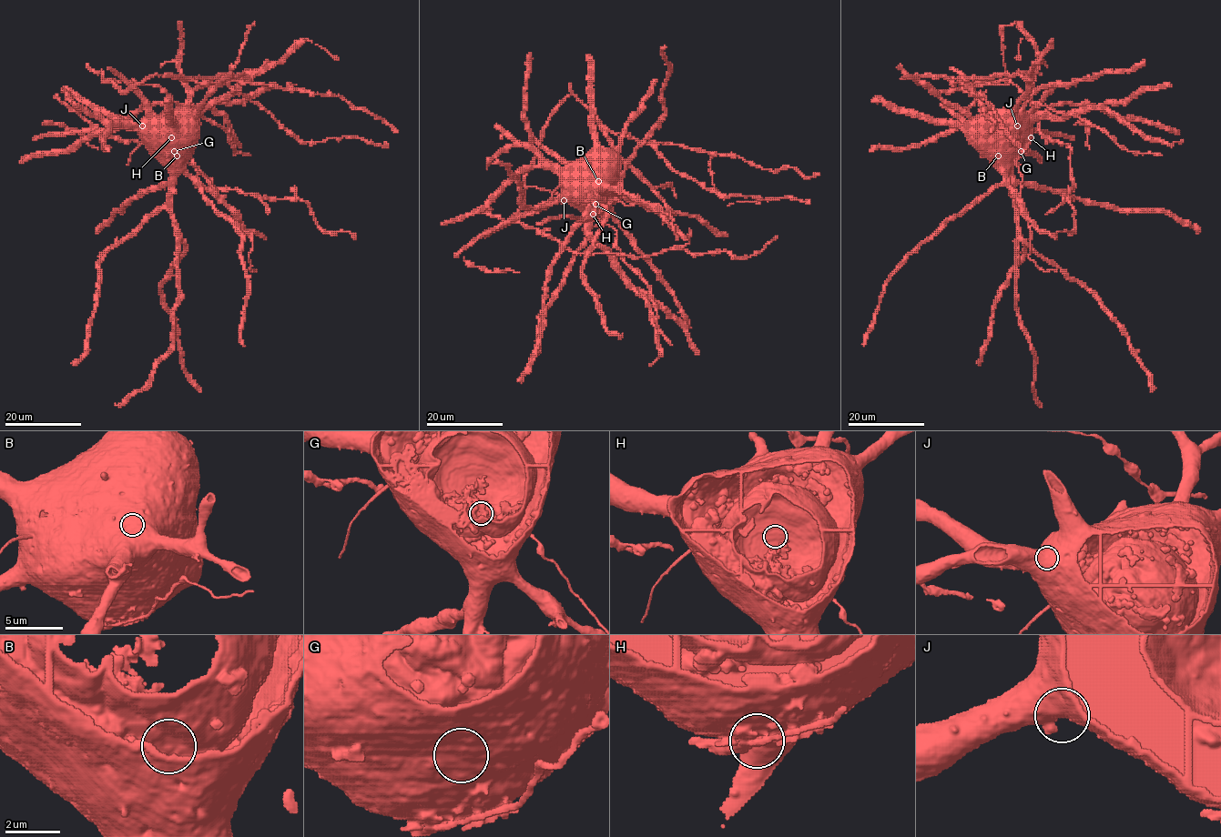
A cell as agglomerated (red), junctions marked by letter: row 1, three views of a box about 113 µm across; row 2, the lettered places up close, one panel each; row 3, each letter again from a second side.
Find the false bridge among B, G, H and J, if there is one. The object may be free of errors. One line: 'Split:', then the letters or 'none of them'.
Split: H

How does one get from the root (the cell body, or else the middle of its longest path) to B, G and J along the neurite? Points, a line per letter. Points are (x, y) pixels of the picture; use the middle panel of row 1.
B: (600, 160), (598, 181)
G: (600, 160), (589, 171), (588, 197), (595, 204)
J: (600, 160), (592, 162), (579, 176), (574, 189), (564, 200)

